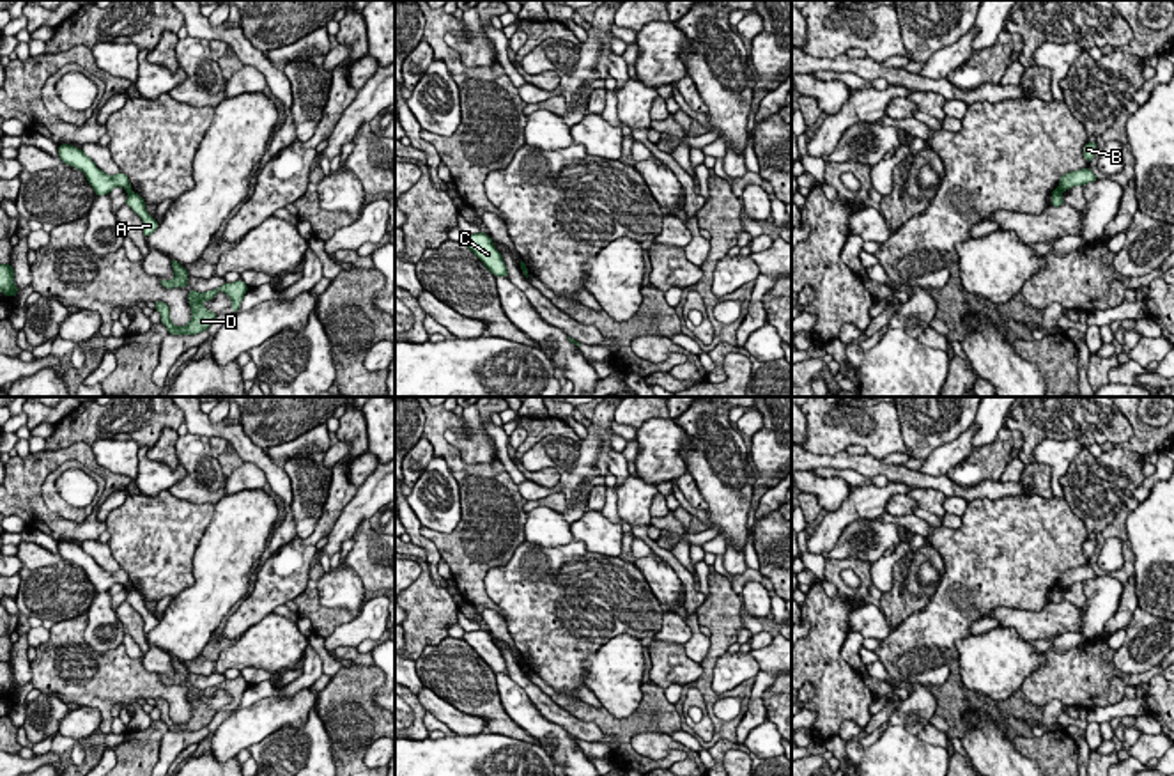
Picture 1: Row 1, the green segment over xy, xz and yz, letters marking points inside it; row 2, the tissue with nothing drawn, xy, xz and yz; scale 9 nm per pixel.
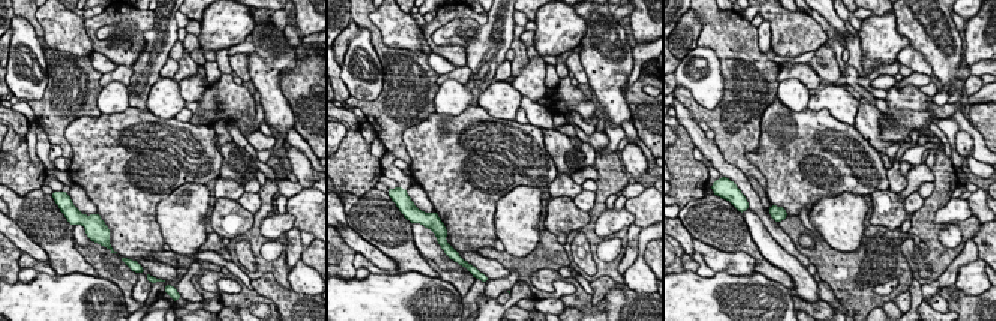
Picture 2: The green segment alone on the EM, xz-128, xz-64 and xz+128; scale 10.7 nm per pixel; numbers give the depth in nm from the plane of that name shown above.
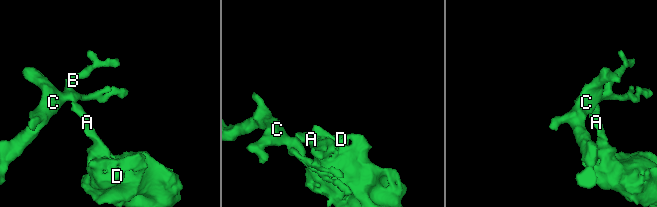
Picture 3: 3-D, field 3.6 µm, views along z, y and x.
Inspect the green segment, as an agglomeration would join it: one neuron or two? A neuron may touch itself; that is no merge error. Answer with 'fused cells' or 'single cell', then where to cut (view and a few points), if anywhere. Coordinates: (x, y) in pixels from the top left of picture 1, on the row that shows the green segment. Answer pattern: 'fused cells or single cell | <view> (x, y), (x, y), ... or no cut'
fused cells | yz (1058, 188), (1061, 192)

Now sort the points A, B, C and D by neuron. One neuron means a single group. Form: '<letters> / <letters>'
A D / B C

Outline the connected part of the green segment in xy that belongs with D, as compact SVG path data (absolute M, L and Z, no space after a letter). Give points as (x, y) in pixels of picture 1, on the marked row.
M243 280L232 282L232 283L223 283L220 289L207 291L207 292L197 292L189 291L188 299L191 307L191 321L188 326L175 326L170 321L170 308L163 301L156 301L156 310L161 315L161 322L166 326L170 335L197 335L205 331L212 321L216 319L218 314L209 312L207 307L204 307L200 301L211 301L218 292L227 292L228 298L232 299L232 312L237 312L243 301L243 296L248 292L248 285Z

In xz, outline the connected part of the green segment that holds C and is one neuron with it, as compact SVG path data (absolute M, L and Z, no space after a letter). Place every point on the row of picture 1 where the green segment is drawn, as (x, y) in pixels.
M478 232L478 234L464 236L462 243L483 262L483 266L494 276L506 276L508 278L508 271L503 262L503 257L494 248L494 243L487 234Z

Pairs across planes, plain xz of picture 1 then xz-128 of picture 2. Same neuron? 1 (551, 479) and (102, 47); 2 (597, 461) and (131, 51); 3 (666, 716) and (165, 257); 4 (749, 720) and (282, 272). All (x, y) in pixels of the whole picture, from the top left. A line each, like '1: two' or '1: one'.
1: one
2: two
3: one
4: two

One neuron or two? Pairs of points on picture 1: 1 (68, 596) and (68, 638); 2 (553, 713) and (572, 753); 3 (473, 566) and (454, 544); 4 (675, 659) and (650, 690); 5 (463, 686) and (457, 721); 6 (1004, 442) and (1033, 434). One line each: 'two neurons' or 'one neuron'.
1: two neurons
2: two neurons
3: one neuron
4: two neurons
5: two neurons
6: two neurons

